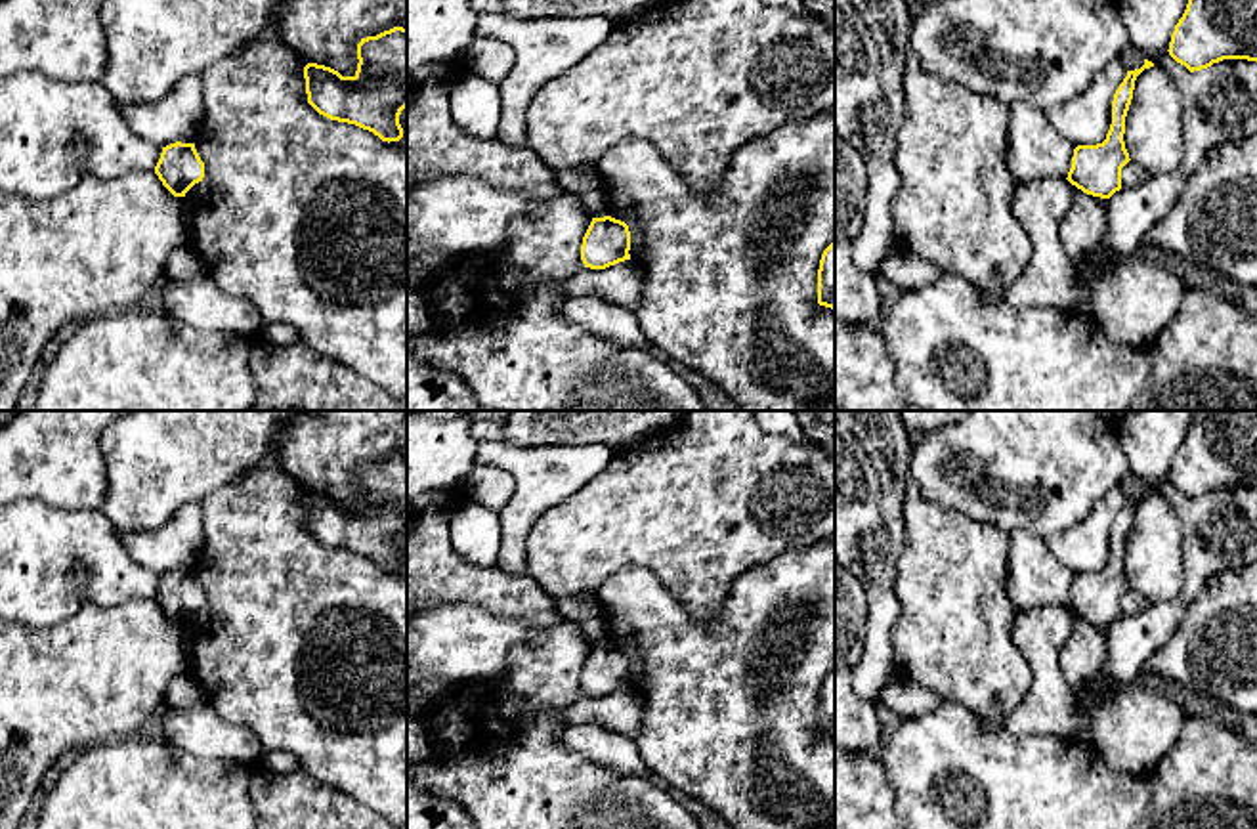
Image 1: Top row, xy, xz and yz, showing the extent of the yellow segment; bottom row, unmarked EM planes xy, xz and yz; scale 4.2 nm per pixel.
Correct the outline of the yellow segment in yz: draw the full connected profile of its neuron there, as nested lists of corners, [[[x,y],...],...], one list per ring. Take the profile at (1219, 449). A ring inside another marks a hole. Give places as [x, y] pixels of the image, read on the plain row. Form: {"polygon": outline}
{"polygon": [[[1192,411],[1167,479],[1190,500],[1223,487],[1257,489],[1257,411]]]}

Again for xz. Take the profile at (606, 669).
{"polygon": [[[611,644],[592,646],[581,672],[585,695],[606,697],[619,690],[630,688],[628,653]]]}

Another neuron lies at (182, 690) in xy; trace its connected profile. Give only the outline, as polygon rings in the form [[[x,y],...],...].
[[[189,669],[170,680],[164,701],[170,707],[193,707],[204,701],[202,691]]]

